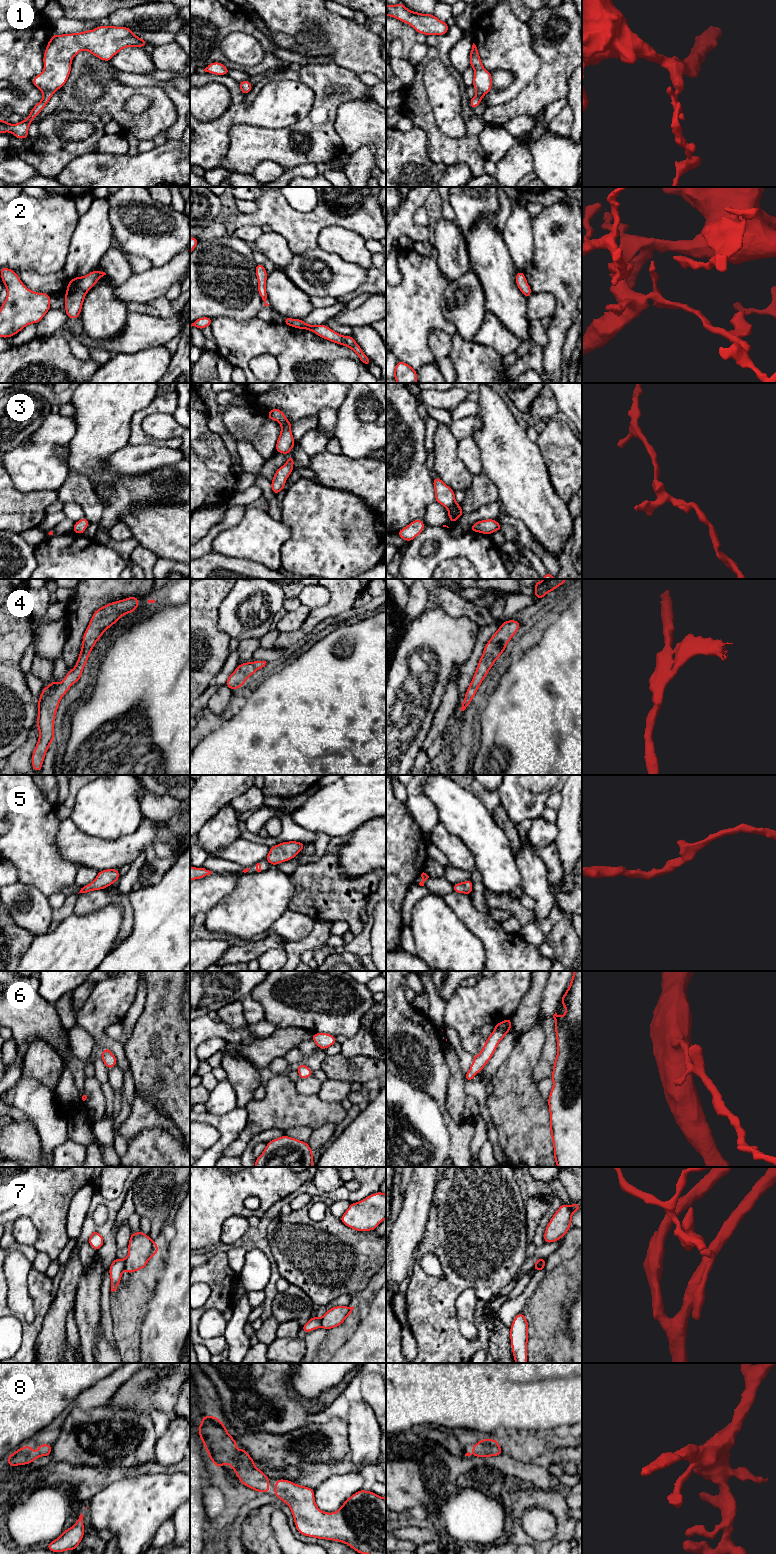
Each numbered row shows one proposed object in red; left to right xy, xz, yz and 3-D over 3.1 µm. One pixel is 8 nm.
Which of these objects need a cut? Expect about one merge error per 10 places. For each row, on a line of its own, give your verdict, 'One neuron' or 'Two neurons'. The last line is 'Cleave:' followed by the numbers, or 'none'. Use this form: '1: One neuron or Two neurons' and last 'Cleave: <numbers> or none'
1: One neuron
2: One neuron
3: One neuron
4: One neuron
5: One neuron
6: One neuron
7: Two neurons
8: One neuron
Cleave: 7

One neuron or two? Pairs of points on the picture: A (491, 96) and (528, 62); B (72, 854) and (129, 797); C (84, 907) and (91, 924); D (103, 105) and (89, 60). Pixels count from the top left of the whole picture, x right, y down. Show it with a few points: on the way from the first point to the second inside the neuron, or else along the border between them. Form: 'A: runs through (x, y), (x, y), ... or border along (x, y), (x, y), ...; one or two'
A: runs through (503, 96), (522, 79), (524, 74); one
B: border along (72, 821), (89, 835), (114, 840); two
C: border along (109, 905), (86, 914), (72, 914); two
D: runs through (108, 94), (108, 81), (100, 70); one

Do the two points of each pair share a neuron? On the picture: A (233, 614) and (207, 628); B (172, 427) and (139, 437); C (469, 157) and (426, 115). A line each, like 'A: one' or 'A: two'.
A: two
B: two
C: one

